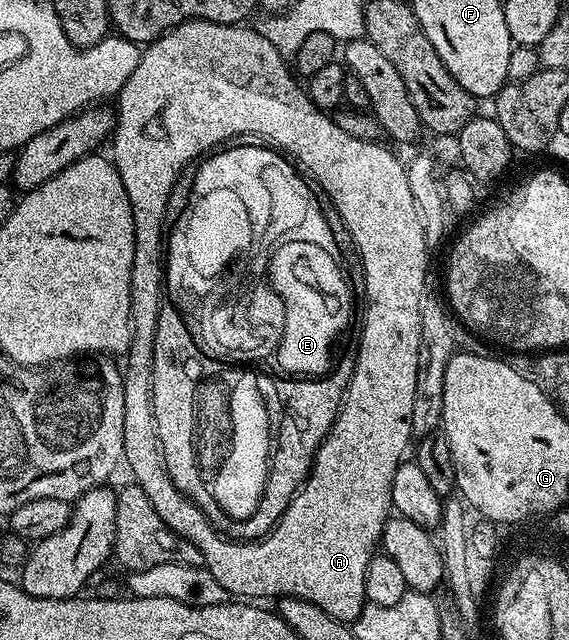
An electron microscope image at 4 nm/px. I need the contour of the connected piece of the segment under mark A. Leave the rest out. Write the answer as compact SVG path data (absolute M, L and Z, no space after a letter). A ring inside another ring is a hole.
M185 20L182 24L177 24L175 28L164 33L159 40L153 40L150 44L141 49L138 57L136 70L132 70L132 78L124 82L124 86L118 91L116 97L116 123L112 133L114 140L114 153L112 159L116 170L120 174L120 182L124 182L124 190L128 190L128 198L132 206L132 222L134 223L134 253L132 254L132 286L130 287L130 348L124 353L124 371L122 374L122 385L124 386L124 457L125 467L130 467L133 483L148 494L148 502L152 502L152 507L156 509L156 514L160 514L160 522L168 526L180 538L192 542L196 550L200 550L204 567L211 572L213 578L220 582L220 586L231 597L234 598L258 598L254 596L274 596L281 598L284 596L295 596L304 602L312 602L312 606L320 606L324 614L343 622L352 622L366 607L366 591L364 590L364 574L368 574L368 562L376 554L376 545L381 541L382 531L387 520L392 515L392 478L396 474L398 465L403 463L407 455L406 447L412 444L410 430L410 419L412 418L412 400L415 397L416 374L417 374L417 350L420 345L421 330L421 302L423 293L427 291L426 285L426 255L428 249L424 238L423 227L420 224L419 216L416 215L412 189L408 184L407 165L397 160L388 149L385 143L372 140L361 140L358 136L348 134L336 126L333 115L327 114L323 109L318 108L311 102L306 94L305 87L296 79L287 57L282 56L268 38L262 36L261 31L246 28L242 24L217 24L207 20ZM244 134L256 134L263 136L273 142L276 147L288 153L296 162L300 162L303 168L308 170L308 174L315 180L324 191L326 197L334 203L334 209L340 214L342 225L346 227L346 233L350 235L350 242L353 251L360 259L362 270L362 283L364 285L364 315L362 318L362 329L358 338L356 355L354 358L354 372L350 375L350 384L346 388L346 394L341 406L338 408L338 416L334 424L330 427L330 433L324 438L324 442L319 446L318 453L314 455L314 464L310 468L310 477L304 481L298 493L292 498L288 510L278 519L278 525L263 536L261 540L227 540L217 529L206 519L201 509L193 503L180 489L174 484L172 478L166 472L165 458L162 456L161 444L157 438L157 427L153 418L153 402L150 396L150 376L153 366L153 342L156 334L159 309L164 304L164 229L166 226L166 207L168 198L178 181L178 175L203 152L209 152L220 142L224 142L233 136L243 136Z

